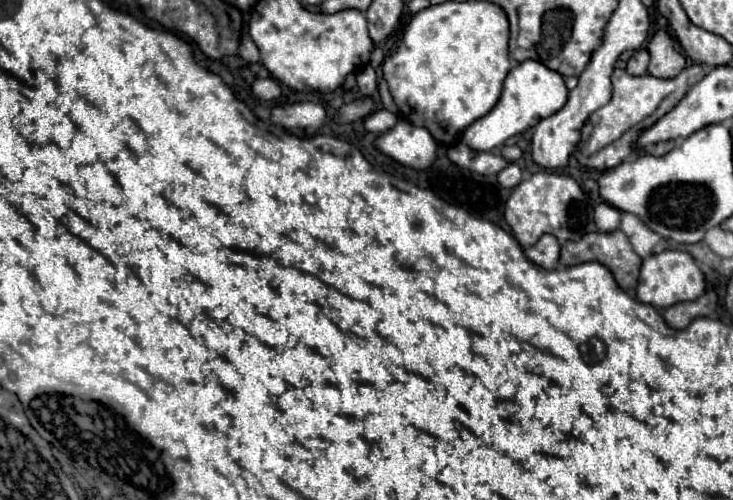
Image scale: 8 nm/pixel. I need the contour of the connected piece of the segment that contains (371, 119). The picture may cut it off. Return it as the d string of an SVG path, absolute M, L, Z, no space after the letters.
M385 108L373 112L371 116L365 118L365 130L377 132L377 134L381 134L381 132L385 132L385 130L391 130L395 124L397 124L397 116L391 114L391 112L385 110Z

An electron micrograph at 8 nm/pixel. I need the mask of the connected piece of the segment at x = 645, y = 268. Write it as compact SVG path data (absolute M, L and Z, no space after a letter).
M665 250L661 254L653 254L643 260L641 274L639 274L639 286L637 286L639 302L651 304L655 308L667 308L667 306L673 306L675 302L697 300L703 294L705 294L705 276L689 252Z

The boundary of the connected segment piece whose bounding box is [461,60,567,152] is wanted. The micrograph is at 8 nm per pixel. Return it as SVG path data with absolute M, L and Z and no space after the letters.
M525 60L507 74L503 94L501 94L499 102L495 104L495 108L489 114L475 120L473 124L469 124L461 134L461 142L473 150L489 152L489 150L501 146L507 138L511 138L527 128L533 128L541 118L555 114L565 104L565 98L567 98L567 86L565 86L561 74L549 70L541 62Z

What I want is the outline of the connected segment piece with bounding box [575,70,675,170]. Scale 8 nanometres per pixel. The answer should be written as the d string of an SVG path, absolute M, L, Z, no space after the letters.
M613 70L611 82L613 82L611 100L587 118L581 130L581 144L575 152L575 158L579 160L579 164L593 168L593 170L611 170L619 162L627 160L631 156L631 146L623 142L631 140L633 144L637 140L639 130L645 128L647 118L657 110L661 100L667 98L671 92L675 92L675 80L661 80L651 74L631 76L625 70Z

